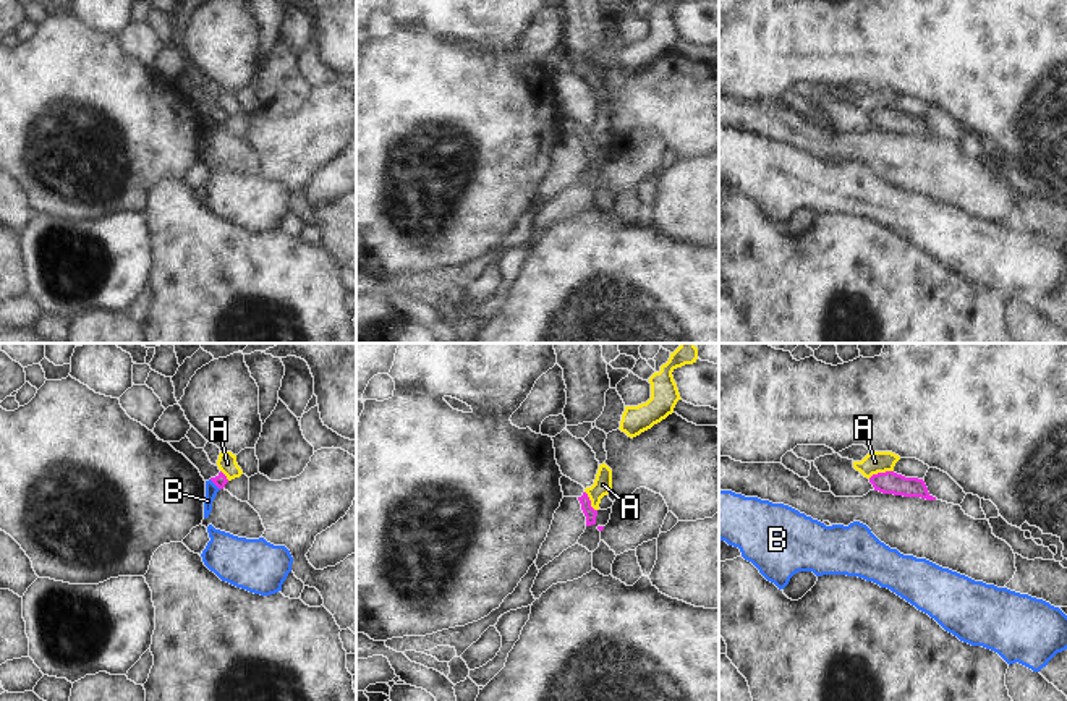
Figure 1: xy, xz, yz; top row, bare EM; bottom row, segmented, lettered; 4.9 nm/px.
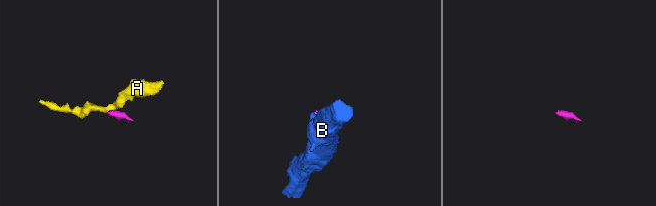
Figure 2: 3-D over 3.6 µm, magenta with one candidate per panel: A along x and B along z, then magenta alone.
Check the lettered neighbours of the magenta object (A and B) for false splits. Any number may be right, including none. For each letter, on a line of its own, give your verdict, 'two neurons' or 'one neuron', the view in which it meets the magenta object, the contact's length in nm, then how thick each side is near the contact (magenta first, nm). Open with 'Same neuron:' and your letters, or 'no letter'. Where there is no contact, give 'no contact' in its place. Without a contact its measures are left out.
Same neuron: no letter
A: two neurons | yz | 130 nm | 110/110 nm
B: two neurons | xy | 80 nm | 60/60 nm

